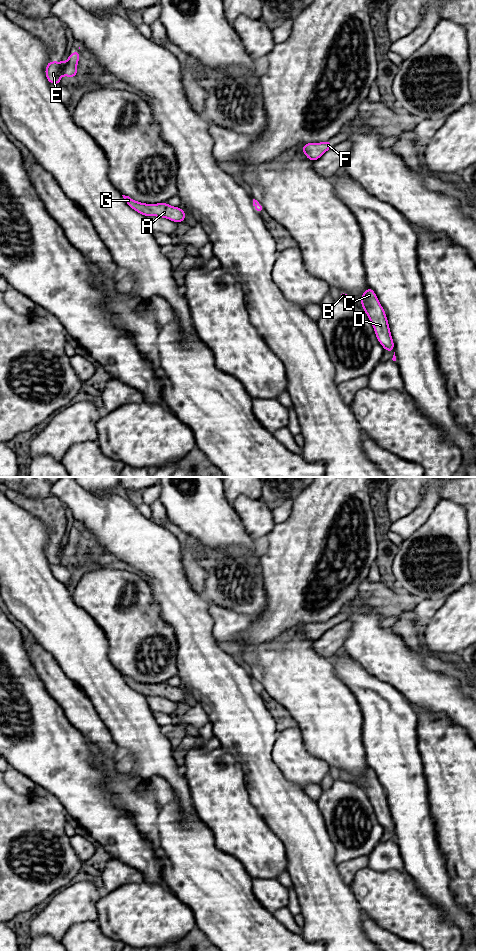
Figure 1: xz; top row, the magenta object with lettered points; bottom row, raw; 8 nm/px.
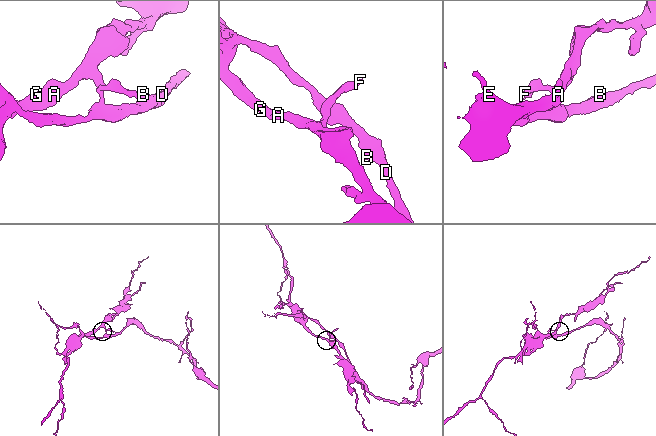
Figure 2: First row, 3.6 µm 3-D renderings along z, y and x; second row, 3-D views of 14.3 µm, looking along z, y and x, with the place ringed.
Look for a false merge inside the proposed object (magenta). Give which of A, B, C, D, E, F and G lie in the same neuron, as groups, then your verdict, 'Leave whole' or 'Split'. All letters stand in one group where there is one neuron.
Groups: A B C D E F G. Leave whole

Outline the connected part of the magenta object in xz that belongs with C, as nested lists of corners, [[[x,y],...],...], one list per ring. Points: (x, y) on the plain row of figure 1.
[[[369,766],[362,774],[360,783],[373,805],[377,820],[383,826],[385,831],[392,831],[394,833],[392,840],[396,841],[394,822],[390,813],[385,791],[378,781],[374,770],[372,770]]]

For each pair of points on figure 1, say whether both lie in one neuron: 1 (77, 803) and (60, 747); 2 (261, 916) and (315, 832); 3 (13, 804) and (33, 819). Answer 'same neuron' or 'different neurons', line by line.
1: same neuron
2: different neurons
3: same neuron

